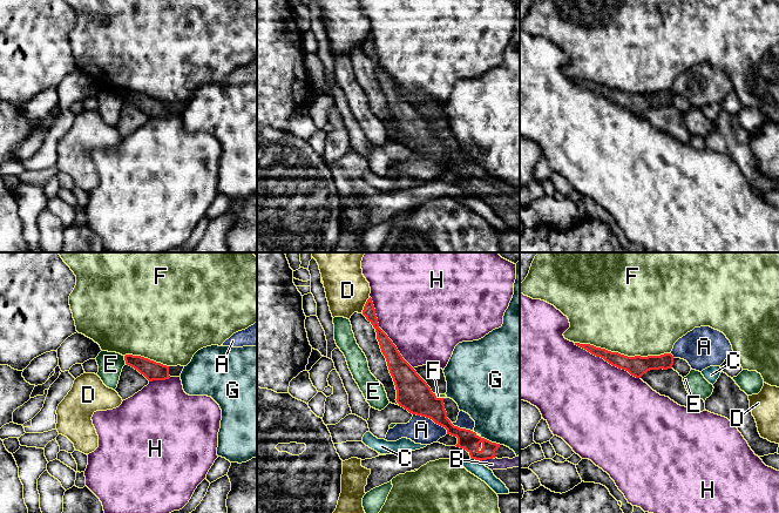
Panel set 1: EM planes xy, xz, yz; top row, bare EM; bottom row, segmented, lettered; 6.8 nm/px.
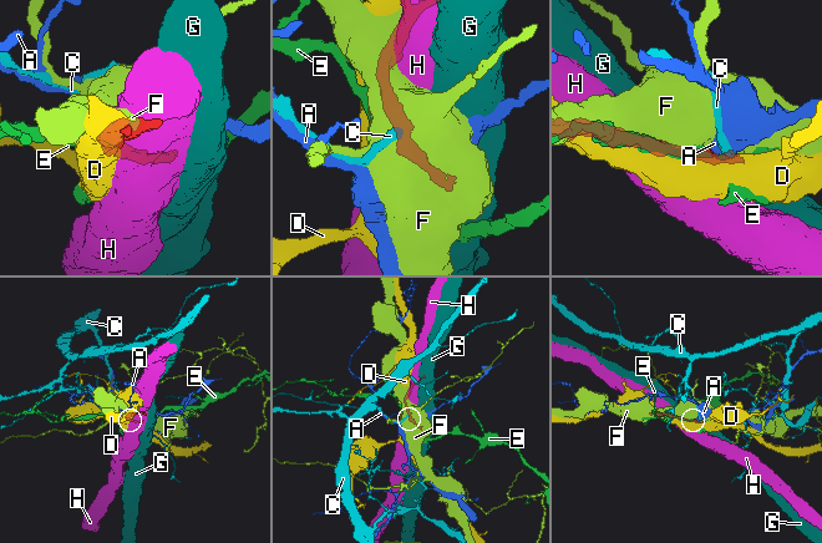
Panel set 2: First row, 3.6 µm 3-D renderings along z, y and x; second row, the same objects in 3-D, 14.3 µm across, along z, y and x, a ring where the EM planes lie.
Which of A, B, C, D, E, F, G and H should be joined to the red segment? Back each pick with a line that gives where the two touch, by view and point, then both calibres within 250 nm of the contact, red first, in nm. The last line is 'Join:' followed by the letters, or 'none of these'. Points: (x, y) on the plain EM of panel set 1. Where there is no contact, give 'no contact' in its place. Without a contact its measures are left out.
B: contact xz (486, 196); calibres 140 and 80 nm
Join: B

